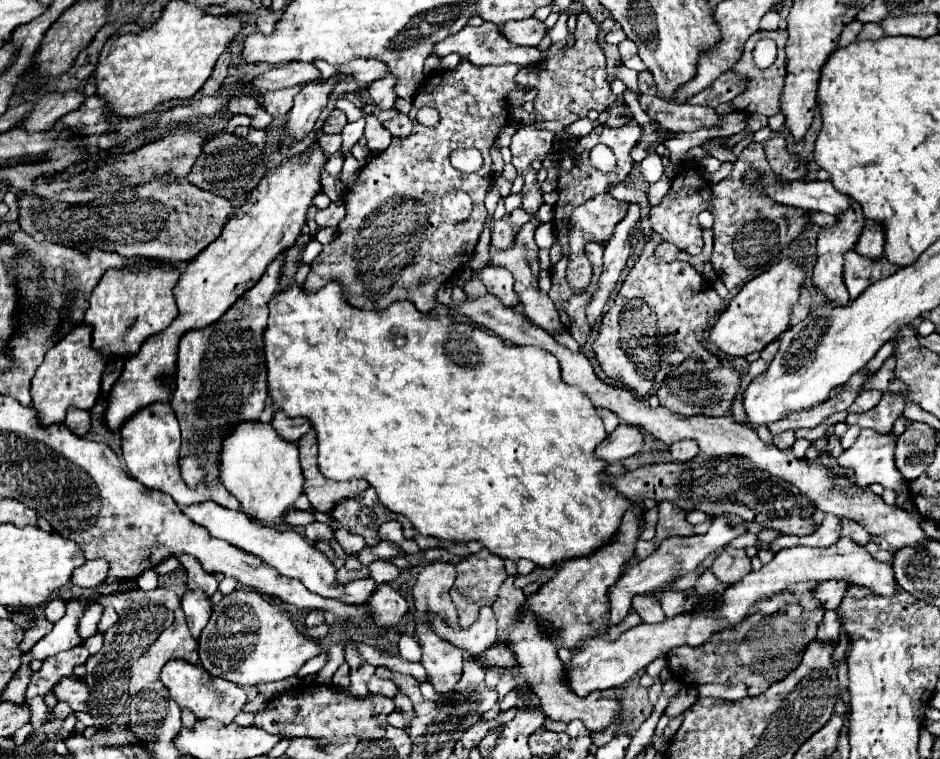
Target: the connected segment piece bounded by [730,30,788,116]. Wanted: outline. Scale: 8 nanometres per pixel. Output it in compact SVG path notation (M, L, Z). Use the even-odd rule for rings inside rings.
M758 30L758 32L746 42L744 54L742 54L740 62L736 62L736 66L732 68L736 74L740 74L740 76L746 78L746 88L744 88L744 92L740 92L740 94L730 102L736 112L742 112L742 114L746 114L746 116L756 114L756 112L760 112L760 114L764 114L764 116L774 116L774 114L780 112L780 92L782 92L782 86L784 86L784 76L786 76L786 56L784 56L786 38L788 38L786 30L774 30L774 32ZM766 36L770 36L770 38L778 44L778 58L776 58L776 62L774 62L770 68L760 70L760 68L756 68L754 62L752 62L752 50L754 50L756 40L766 38Z

